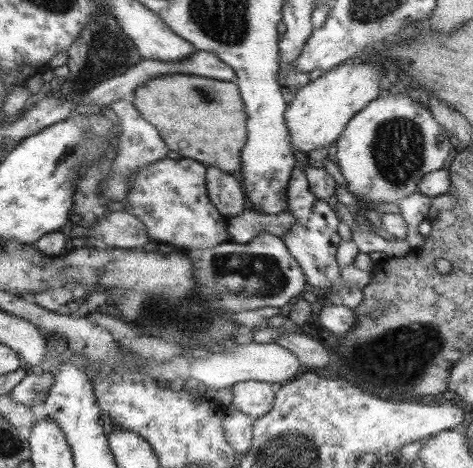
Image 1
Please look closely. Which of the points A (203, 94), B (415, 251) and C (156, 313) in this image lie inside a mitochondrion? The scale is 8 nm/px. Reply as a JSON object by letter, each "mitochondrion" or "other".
{"A":"mitochondrion","B":"other","C":"mitochondrion"}

